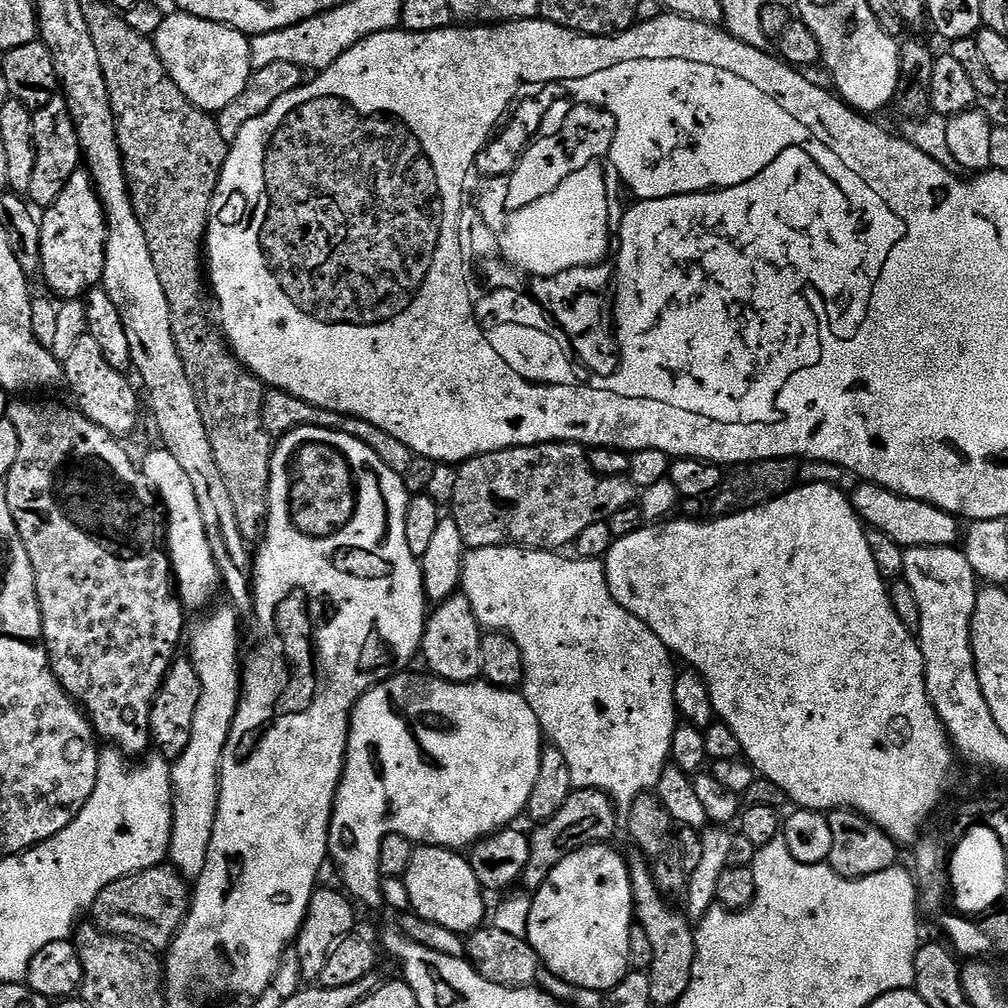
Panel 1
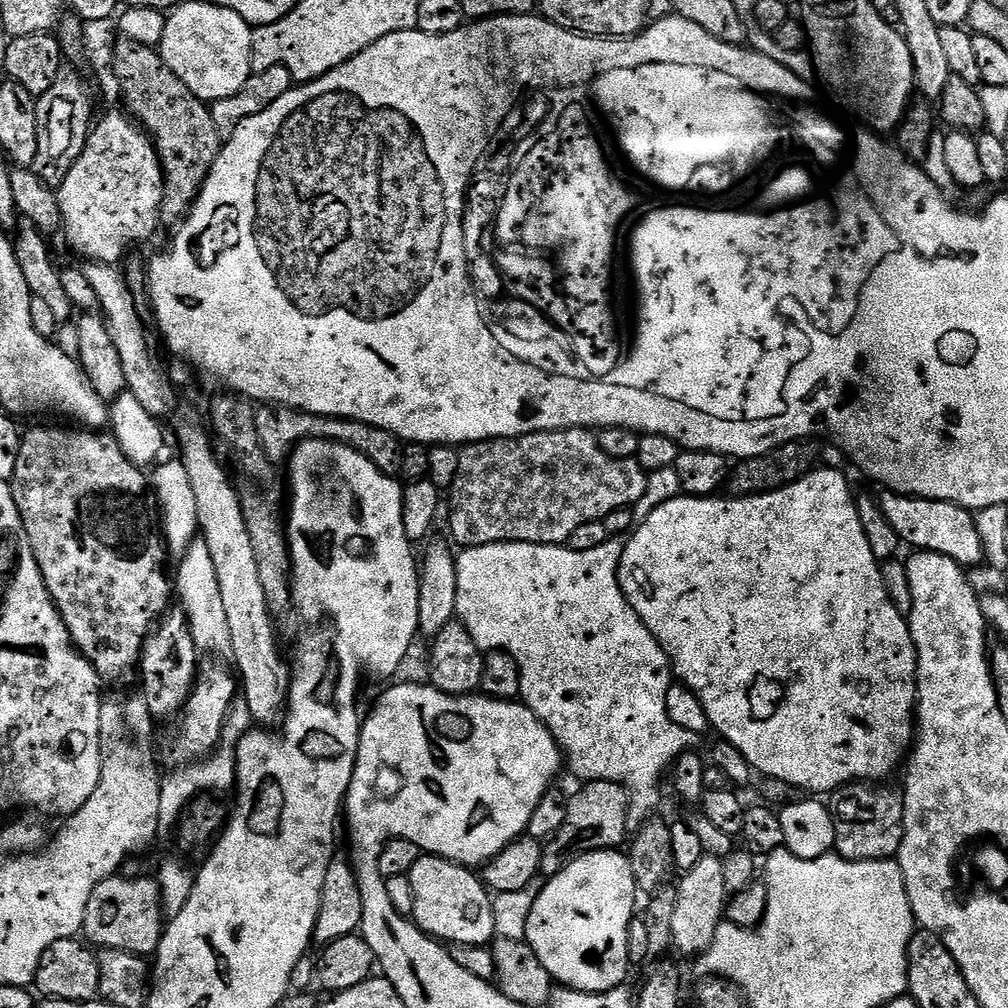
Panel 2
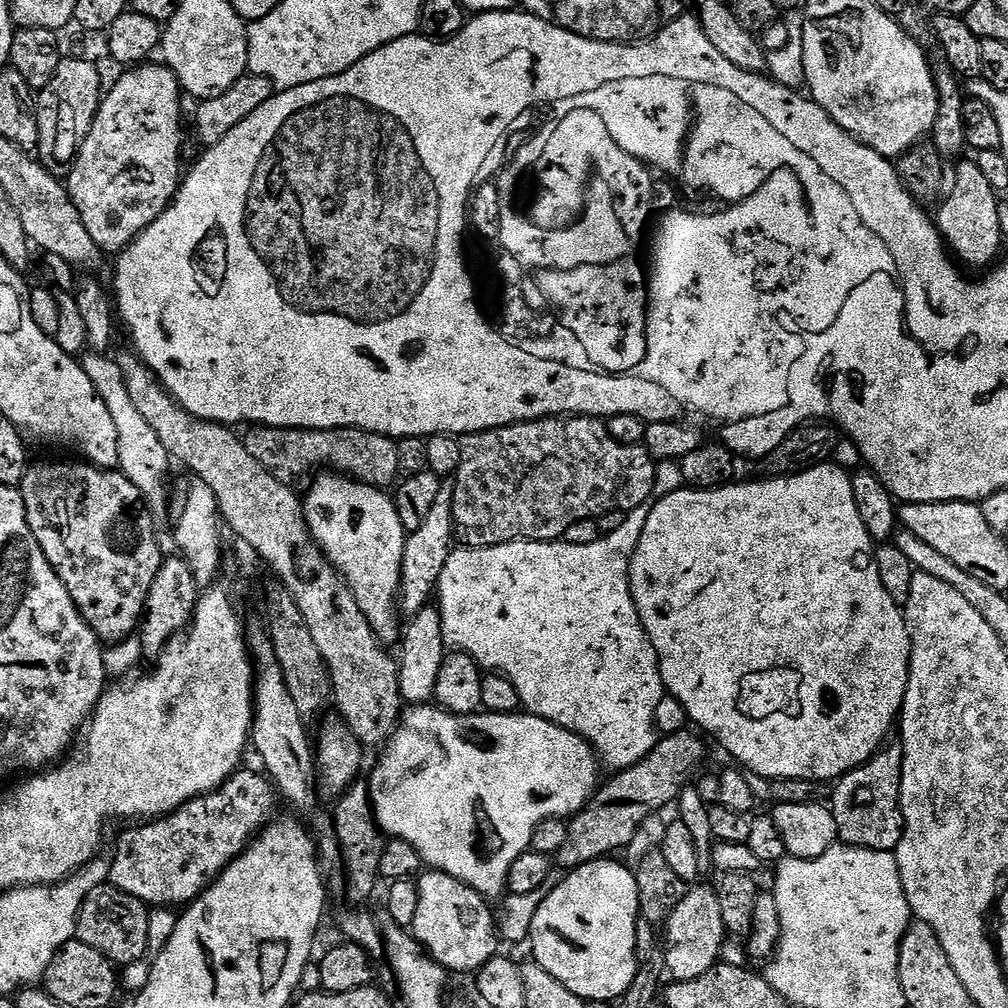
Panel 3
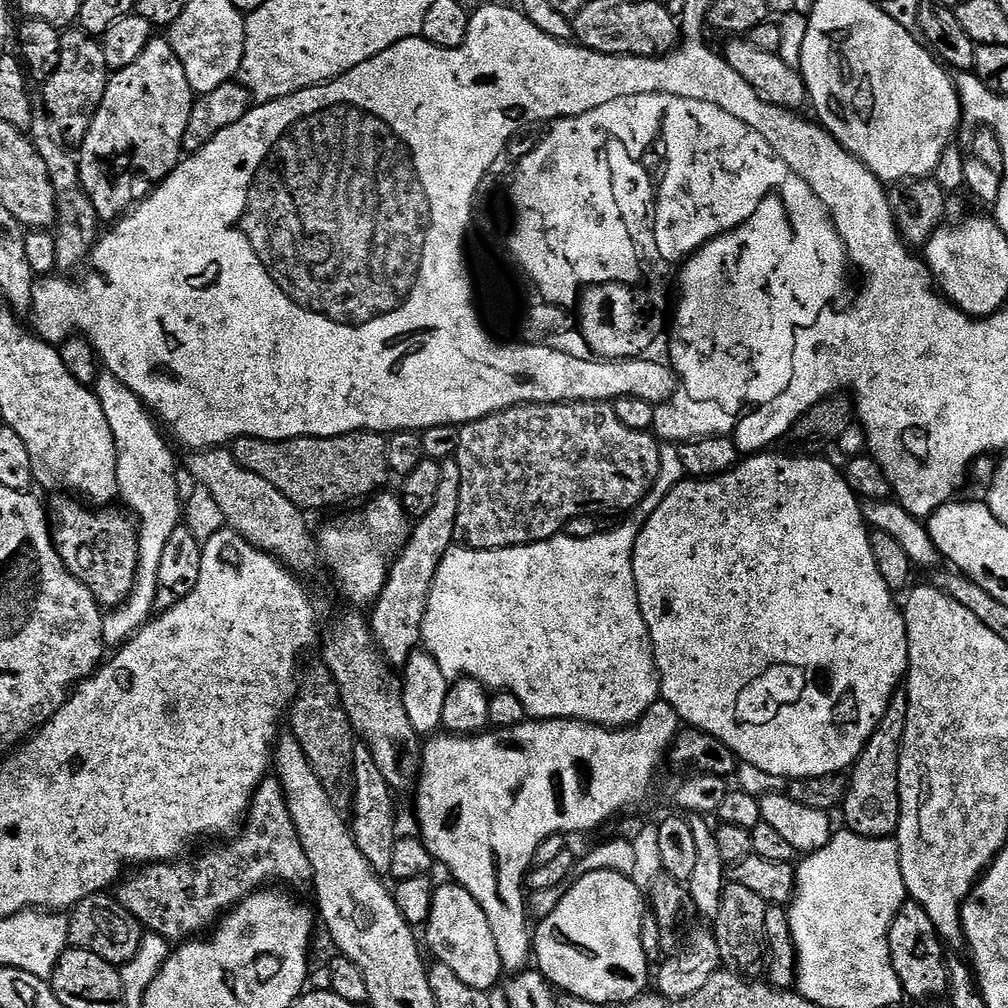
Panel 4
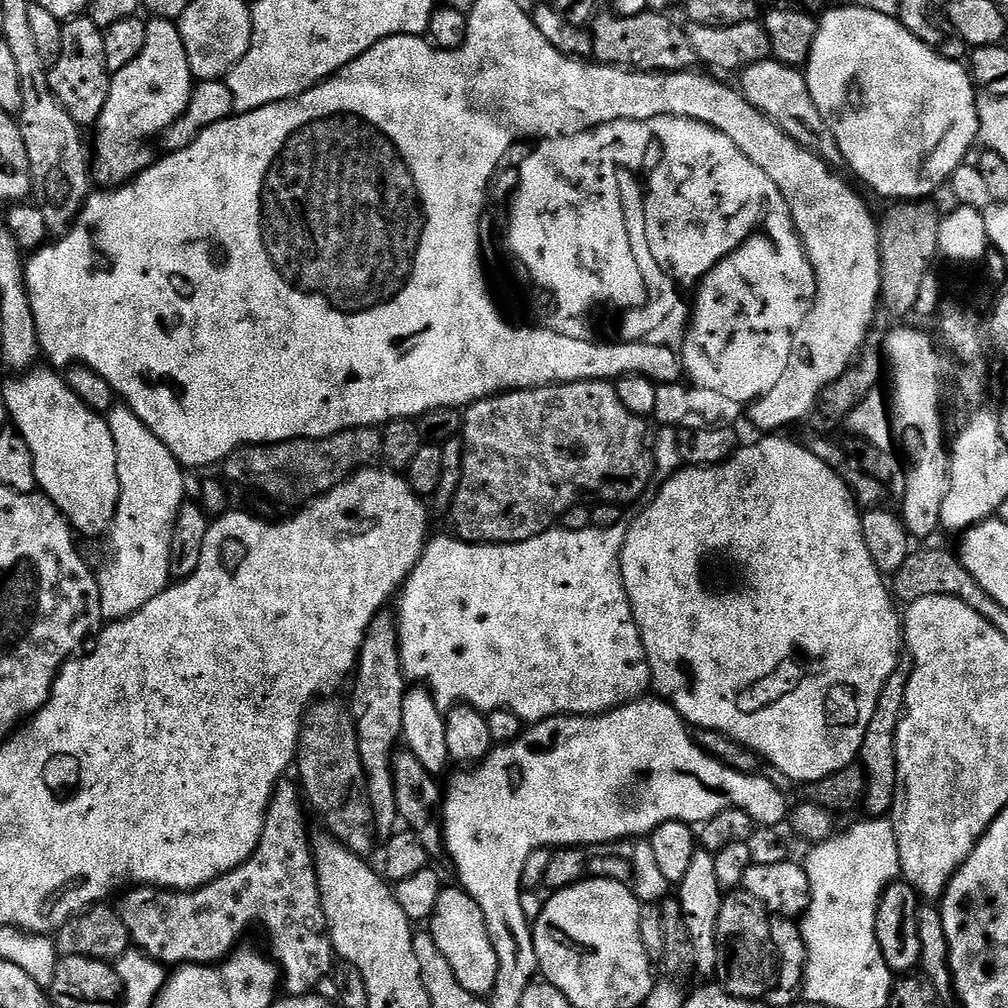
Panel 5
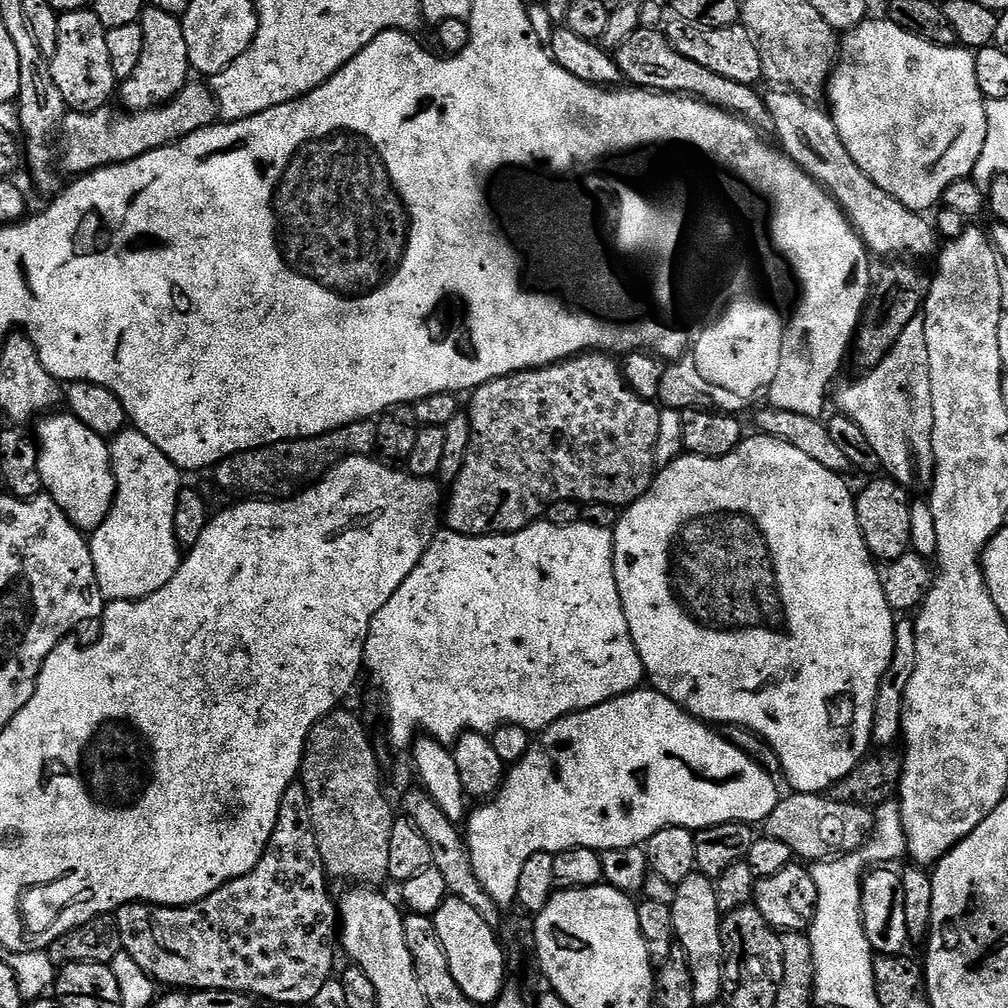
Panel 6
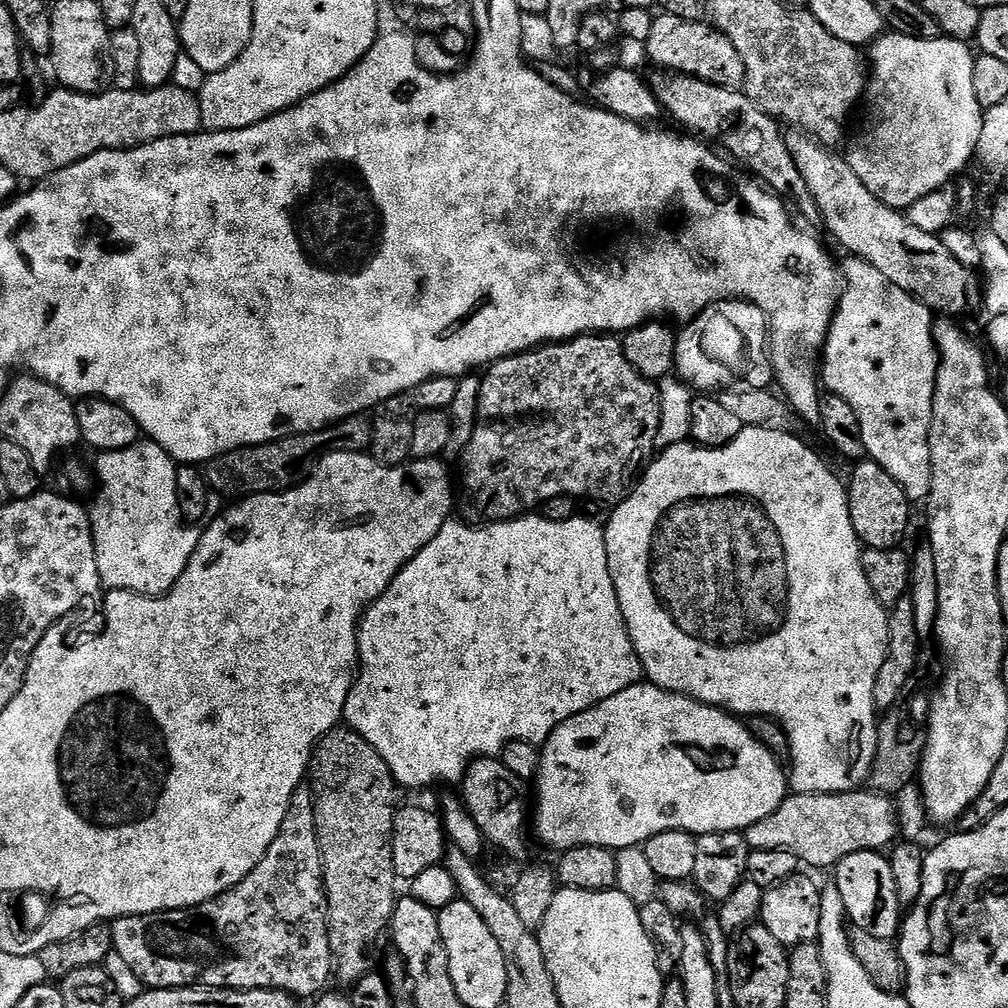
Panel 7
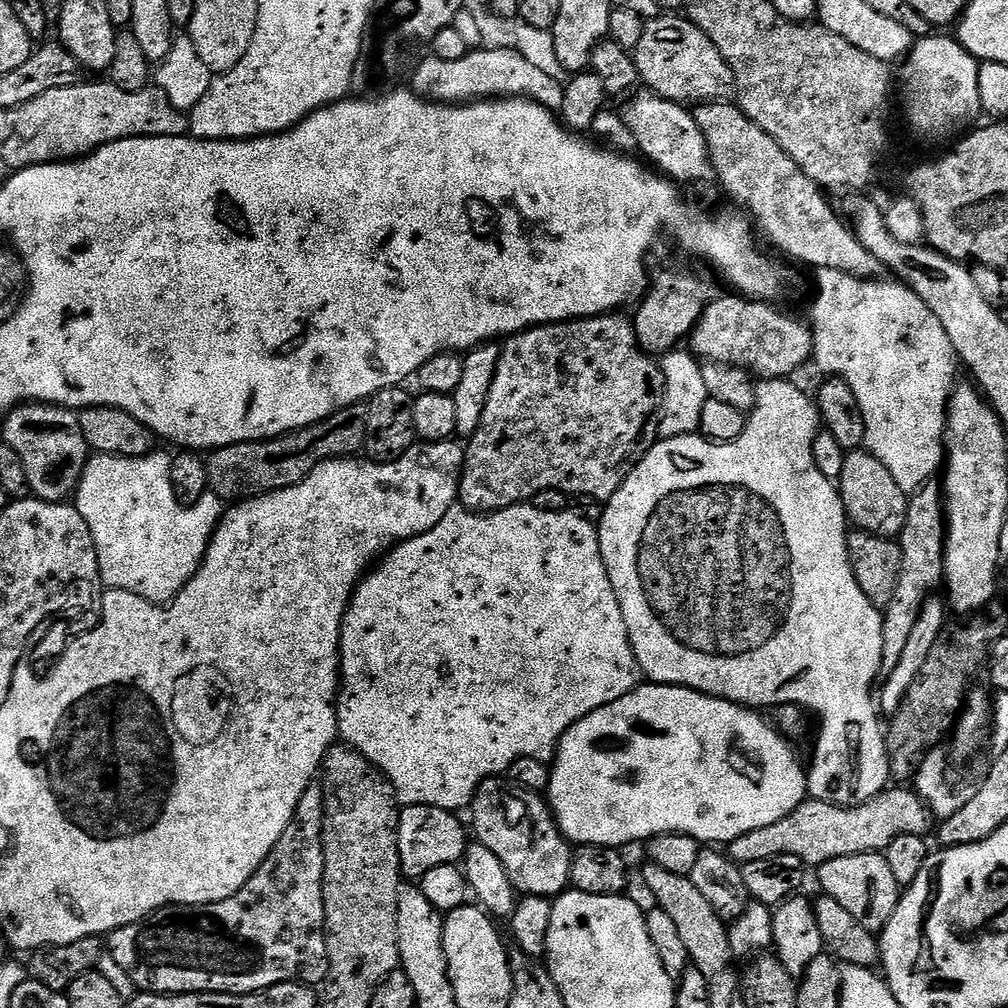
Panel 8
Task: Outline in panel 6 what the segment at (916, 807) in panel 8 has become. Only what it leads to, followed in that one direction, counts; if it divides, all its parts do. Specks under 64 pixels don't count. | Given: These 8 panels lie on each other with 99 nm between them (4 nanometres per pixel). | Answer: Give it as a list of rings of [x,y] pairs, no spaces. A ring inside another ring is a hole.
[[[824,794],[785,795],[762,825],[763,831],[768,831],[765,832],[767,839],[786,845],[793,857],[804,862],[819,862],[859,852],[873,827],[873,813],[863,804],[843,804]]]

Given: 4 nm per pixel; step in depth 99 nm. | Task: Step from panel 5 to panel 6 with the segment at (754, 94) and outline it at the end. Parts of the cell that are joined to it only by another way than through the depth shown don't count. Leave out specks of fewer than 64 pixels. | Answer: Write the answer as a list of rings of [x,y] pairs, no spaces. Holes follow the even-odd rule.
[[[772,90],[772,93],[767,93],[764,104],[772,119],[771,131],[776,131],[784,155],[789,156],[836,201],[869,253],[876,255],[877,252],[880,256],[900,258],[896,256],[931,257],[937,251],[938,233],[935,227],[929,221],[927,224],[923,215],[902,206],[902,202],[886,194],[886,190],[870,182],[870,178],[858,170],[858,162],[846,154],[846,146],[842,146],[842,138],[838,138],[838,130],[831,115],[823,107],[816,108],[820,106],[787,90]]]

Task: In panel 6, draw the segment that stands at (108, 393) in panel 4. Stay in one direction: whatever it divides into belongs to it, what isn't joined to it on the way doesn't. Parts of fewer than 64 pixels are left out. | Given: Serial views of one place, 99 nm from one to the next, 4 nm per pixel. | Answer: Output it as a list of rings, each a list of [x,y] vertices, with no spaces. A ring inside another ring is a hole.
[[[119,432],[110,447],[116,497],[102,526],[91,533],[92,561],[105,601],[143,600],[162,590],[180,568],[182,549],[174,538],[174,506],[182,472],[141,432]]]

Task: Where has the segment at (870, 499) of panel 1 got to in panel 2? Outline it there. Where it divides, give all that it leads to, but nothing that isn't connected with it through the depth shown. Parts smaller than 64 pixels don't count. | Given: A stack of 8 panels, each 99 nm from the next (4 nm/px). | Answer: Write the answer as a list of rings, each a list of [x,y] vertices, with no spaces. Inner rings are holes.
[[[887,490],[881,491],[881,493],[879,493],[878,499],[882,514],[886,514],[886,522],[890,522],[890,526],[894,526],[894,530],[898,530],[900,539],[905,545],[913,544],[911,547],[921,552],[937,552],[958,562],[961,566],[969,566],[968,564],[978,562],[980,564],[984,560],[982,541],[978,536],[974,515],[969,509],[945,500],[927,500],[921,496],[904,496],[900,492]]]

